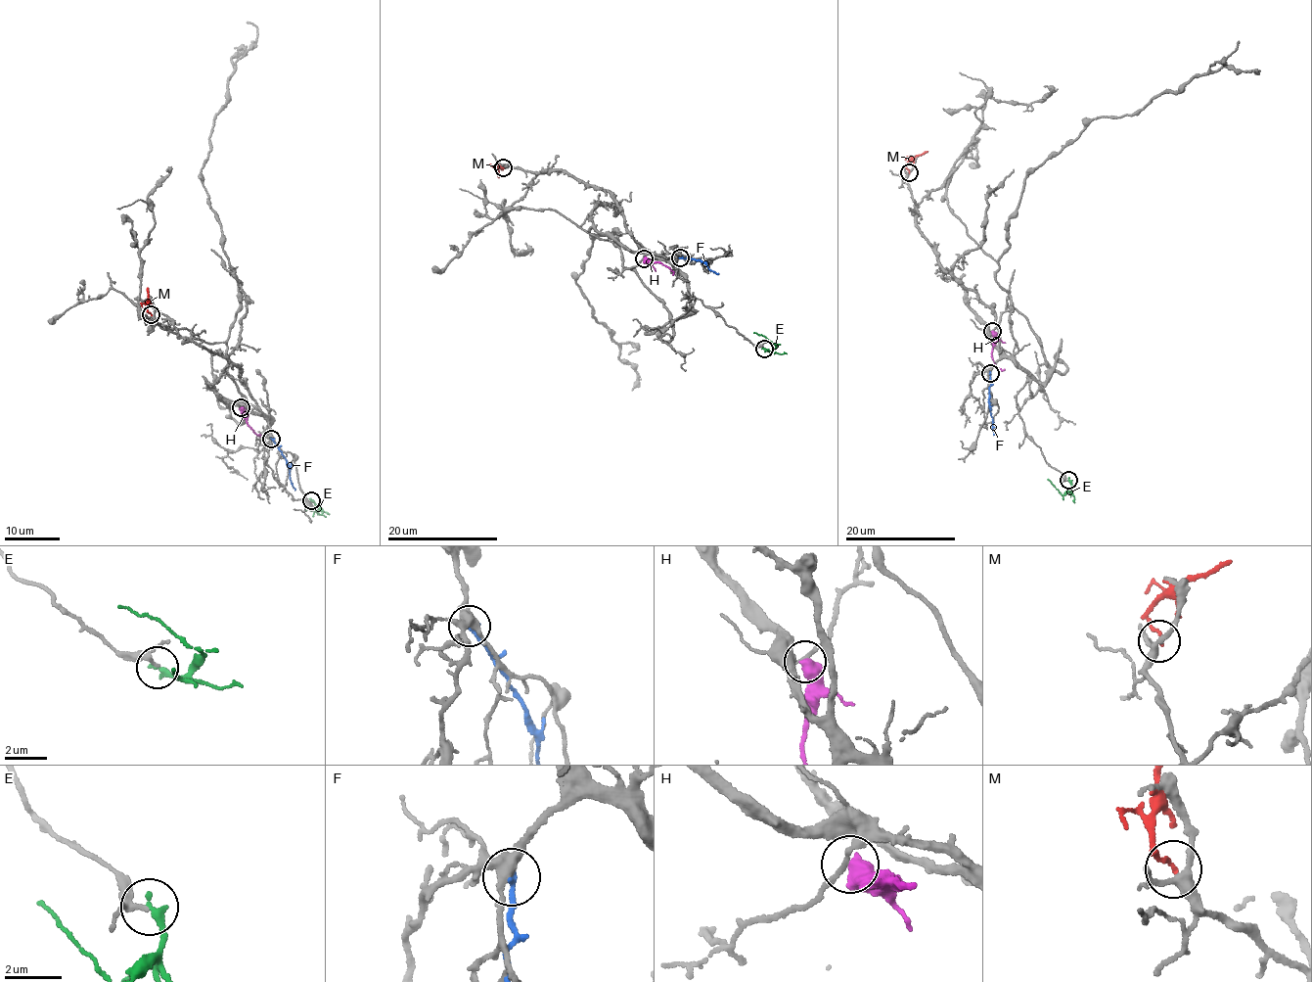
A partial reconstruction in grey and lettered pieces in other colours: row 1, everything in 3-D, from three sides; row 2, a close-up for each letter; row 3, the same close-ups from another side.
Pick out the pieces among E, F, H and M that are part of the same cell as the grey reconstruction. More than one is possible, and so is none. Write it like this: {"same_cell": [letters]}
{"same_cell": []}

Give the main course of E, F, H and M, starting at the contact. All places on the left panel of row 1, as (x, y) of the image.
E: (311, 500), (322, 513), (306, 509)
F: (272, 439), (287, 461), (294, 490)
H: (241, 407), (248, 426), (255, 434), (259, 433)
M: (151, 314), (145, 303), (148, 288)

